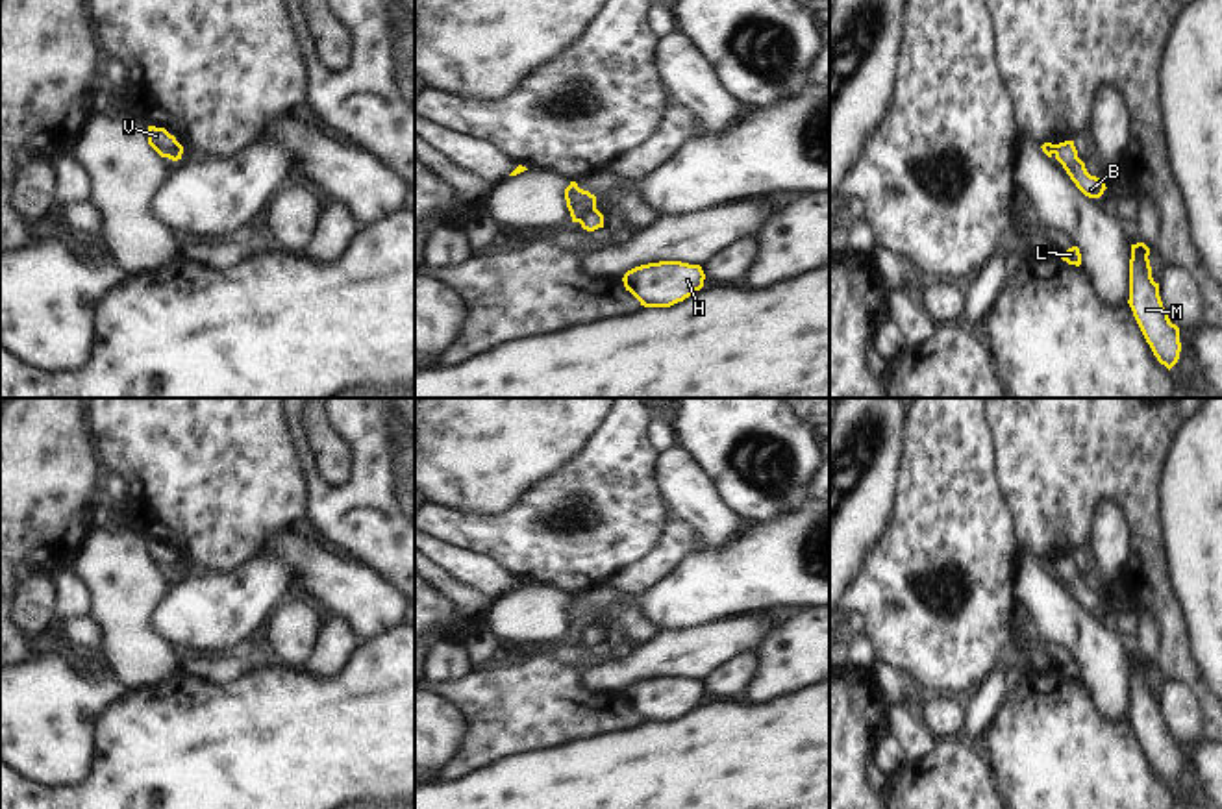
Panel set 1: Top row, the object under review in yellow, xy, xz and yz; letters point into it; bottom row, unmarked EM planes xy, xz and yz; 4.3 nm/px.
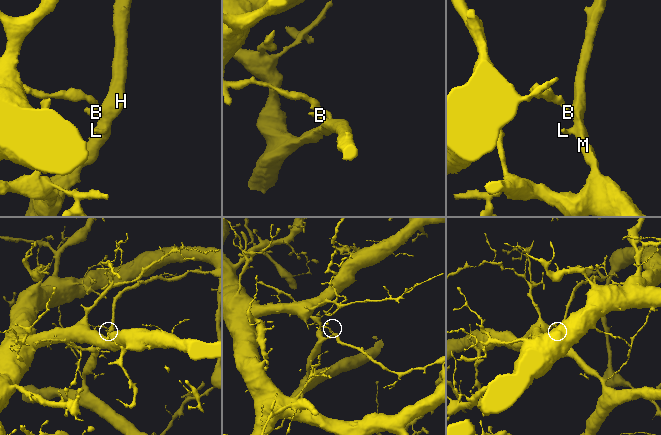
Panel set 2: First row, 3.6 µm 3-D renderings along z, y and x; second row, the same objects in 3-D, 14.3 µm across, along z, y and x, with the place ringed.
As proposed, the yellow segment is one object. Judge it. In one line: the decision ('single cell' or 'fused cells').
fused cells

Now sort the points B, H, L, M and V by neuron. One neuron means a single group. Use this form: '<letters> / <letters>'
B H L M / V

